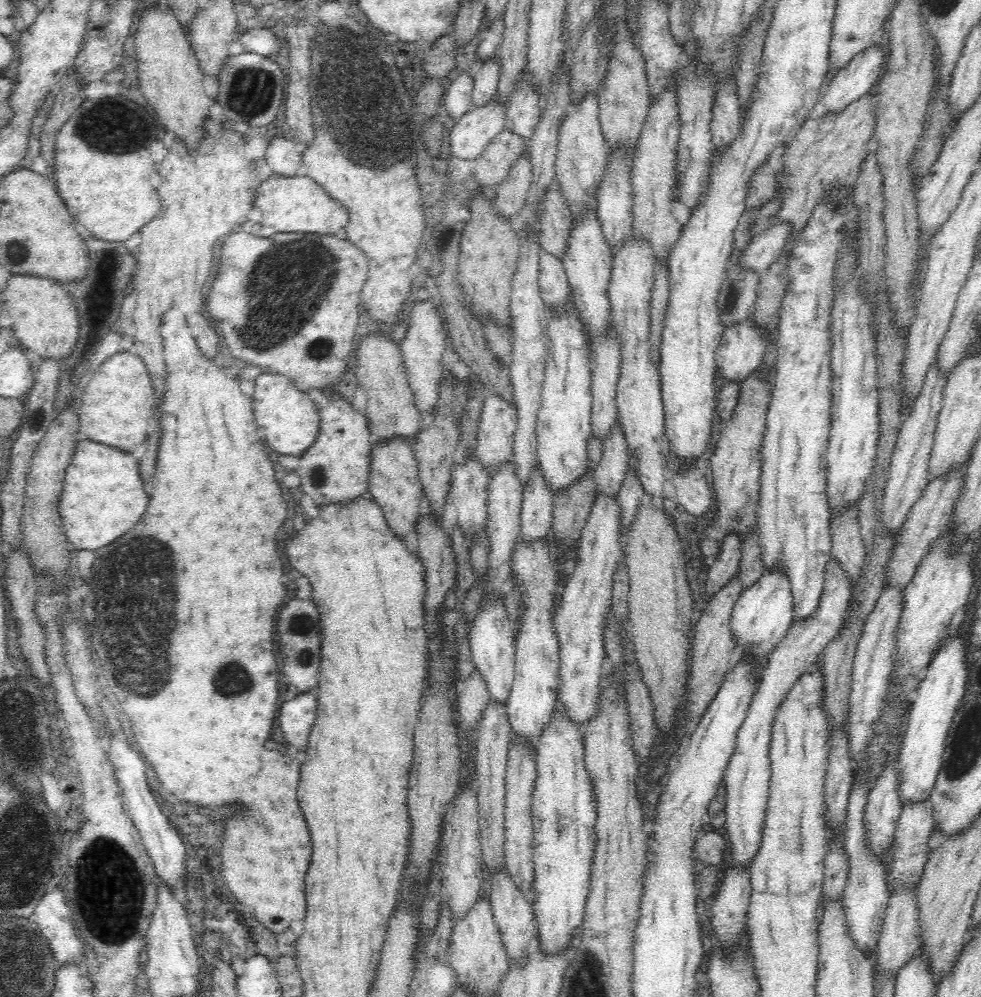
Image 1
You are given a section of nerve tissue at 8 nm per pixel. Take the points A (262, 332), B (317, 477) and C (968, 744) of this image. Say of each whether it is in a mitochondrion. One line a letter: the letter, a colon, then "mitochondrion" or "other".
A: mitochondrion
B: mitochondrion
C: mitochondrion

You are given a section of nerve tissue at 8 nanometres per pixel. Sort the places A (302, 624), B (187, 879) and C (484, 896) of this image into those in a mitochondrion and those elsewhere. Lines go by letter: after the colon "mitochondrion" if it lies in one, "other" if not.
A: mitochondrion
B: other
C: other

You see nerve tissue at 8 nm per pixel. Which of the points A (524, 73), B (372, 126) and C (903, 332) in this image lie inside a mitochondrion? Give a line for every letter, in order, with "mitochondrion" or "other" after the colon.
A: other
B: mitochondrion
C: other

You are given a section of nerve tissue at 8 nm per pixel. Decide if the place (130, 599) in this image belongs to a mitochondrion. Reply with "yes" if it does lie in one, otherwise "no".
yes

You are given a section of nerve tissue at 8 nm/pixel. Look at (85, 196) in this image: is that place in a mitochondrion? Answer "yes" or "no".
no

